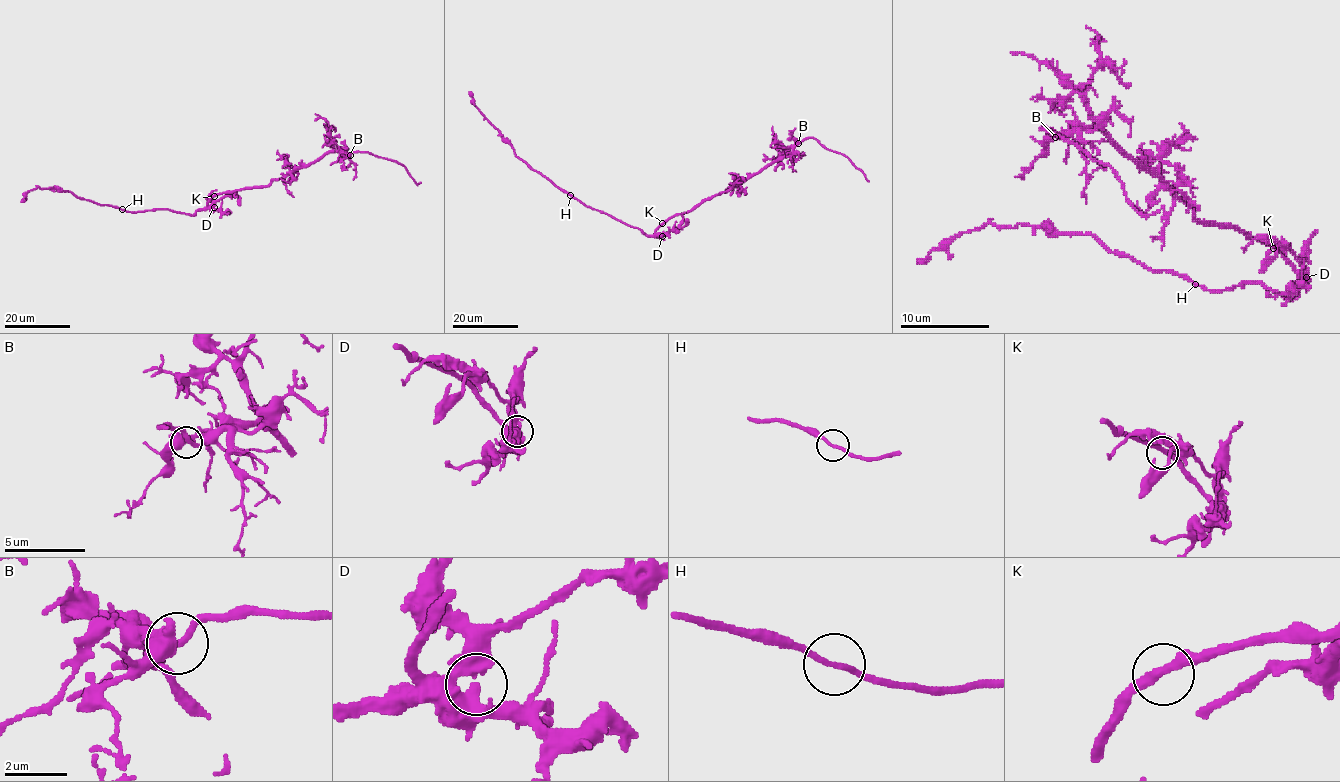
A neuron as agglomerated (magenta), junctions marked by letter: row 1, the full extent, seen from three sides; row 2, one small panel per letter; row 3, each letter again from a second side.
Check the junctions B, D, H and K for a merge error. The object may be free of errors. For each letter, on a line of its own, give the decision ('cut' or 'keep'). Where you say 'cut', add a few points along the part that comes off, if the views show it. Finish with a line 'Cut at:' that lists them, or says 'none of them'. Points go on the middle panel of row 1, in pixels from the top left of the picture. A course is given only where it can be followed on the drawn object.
B: keep
D: keep
H: keep
K: keep
Cut at: none of them

